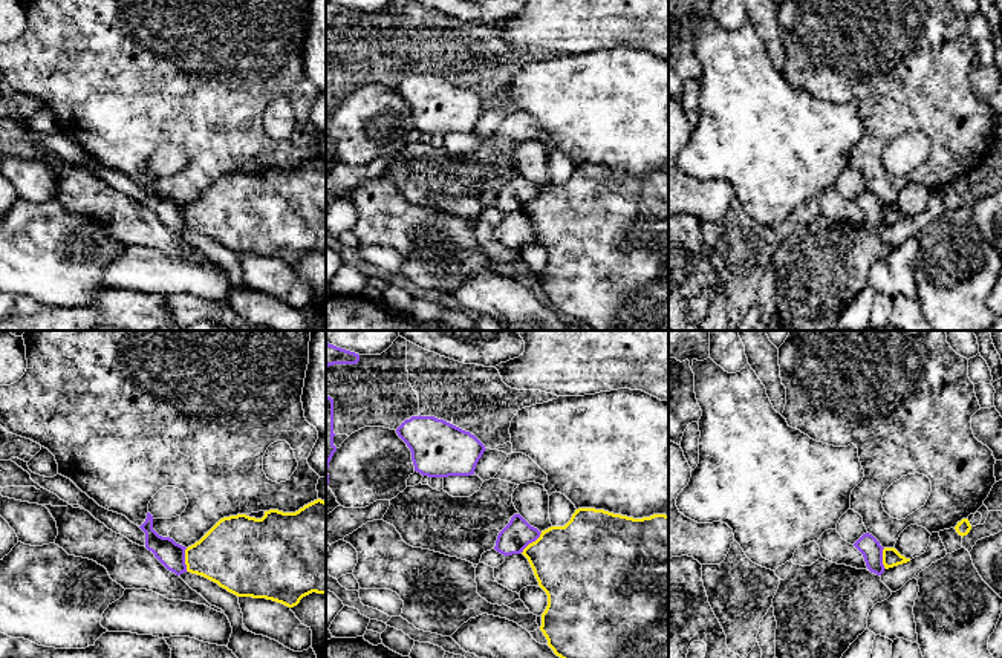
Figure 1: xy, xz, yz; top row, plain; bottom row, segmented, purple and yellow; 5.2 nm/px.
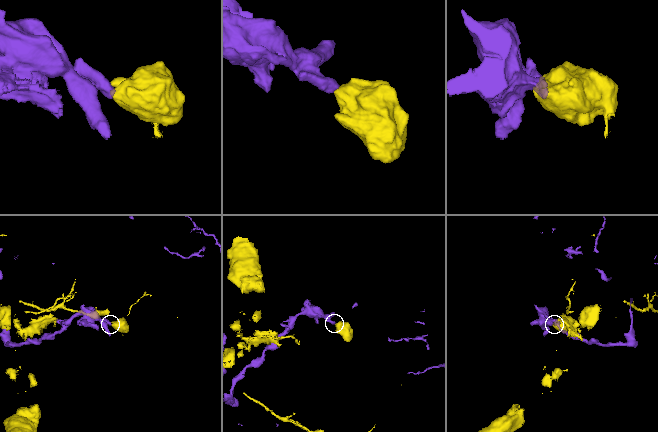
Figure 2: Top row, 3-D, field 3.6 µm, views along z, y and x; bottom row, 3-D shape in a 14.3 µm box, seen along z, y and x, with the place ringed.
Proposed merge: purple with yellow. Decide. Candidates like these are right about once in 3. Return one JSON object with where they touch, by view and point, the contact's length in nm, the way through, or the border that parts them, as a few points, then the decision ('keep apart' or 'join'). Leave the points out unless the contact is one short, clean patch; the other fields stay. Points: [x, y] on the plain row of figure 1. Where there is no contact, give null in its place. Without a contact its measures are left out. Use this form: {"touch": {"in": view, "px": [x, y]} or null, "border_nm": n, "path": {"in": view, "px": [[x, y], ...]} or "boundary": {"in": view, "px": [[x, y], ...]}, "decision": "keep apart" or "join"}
{"touch": {"in": "xz", "px": [531, 199]}, "border_nm": 160, "boundary": {"in": "xz", "px": [[542, 190], [522, 210]]}, "decision": "keep apart"}

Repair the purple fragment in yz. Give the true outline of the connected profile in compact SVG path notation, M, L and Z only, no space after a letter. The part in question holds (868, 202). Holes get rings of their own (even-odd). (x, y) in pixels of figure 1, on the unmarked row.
M869 190L863 191L854 204L863 211L866 223L870 230L881 233L884 230L883 222L883 204L880 199Z

